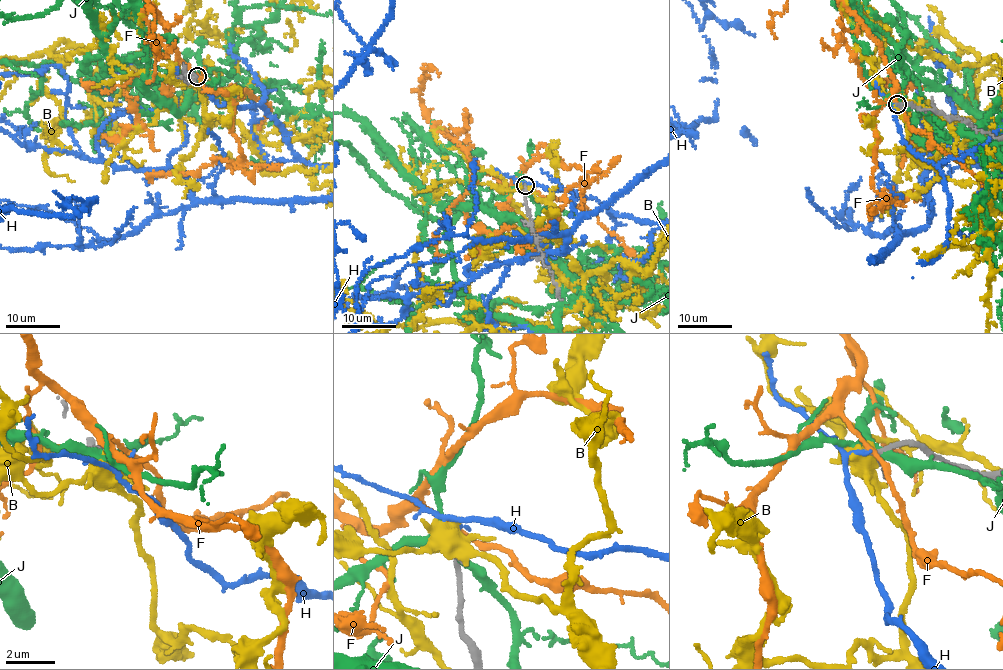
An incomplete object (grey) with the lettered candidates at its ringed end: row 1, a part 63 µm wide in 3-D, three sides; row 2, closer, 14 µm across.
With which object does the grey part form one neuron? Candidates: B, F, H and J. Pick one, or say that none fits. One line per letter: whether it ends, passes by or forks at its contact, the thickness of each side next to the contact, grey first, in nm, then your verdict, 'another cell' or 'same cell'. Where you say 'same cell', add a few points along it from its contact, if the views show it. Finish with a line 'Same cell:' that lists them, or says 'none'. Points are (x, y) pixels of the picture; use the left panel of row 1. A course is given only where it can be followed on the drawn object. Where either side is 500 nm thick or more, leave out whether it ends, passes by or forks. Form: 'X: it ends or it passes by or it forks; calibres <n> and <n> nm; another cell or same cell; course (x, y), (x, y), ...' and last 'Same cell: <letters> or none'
B: calibres 170 and 600 nm; another cell
F: it passes by; calibres 150 and 180 nm; another cell
H: it passes by; calibres 150 and 140 nm; same cell
J: it passes by; calibres 190 and 360 nm; another cell
Same cell: H

